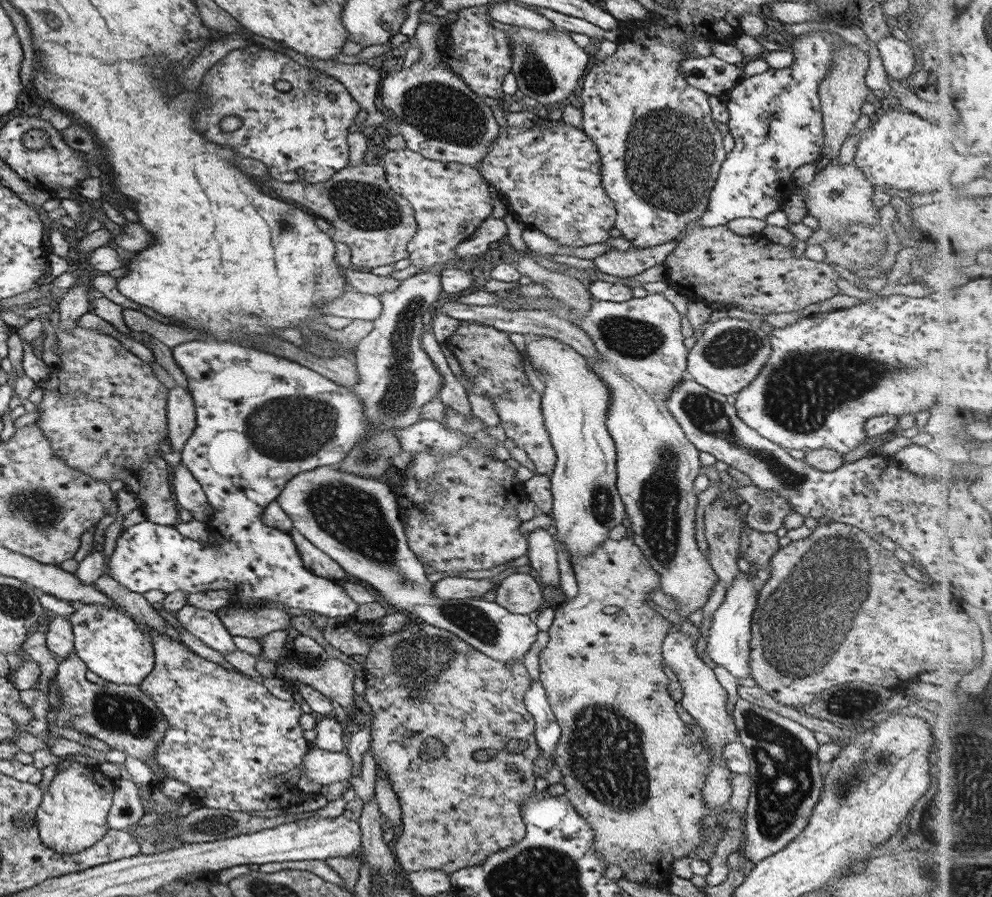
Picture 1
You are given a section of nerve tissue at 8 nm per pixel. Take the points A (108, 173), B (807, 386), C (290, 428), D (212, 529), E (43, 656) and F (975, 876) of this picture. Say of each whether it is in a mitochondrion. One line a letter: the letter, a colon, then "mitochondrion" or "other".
A: other
B: mitochondrion
C: mitochondrion
D: other
E: other
F: mitochondrion

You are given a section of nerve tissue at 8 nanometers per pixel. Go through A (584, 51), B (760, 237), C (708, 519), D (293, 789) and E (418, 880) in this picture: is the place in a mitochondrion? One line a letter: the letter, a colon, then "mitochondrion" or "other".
A: other
B: other
C: other
D: other
E: other

